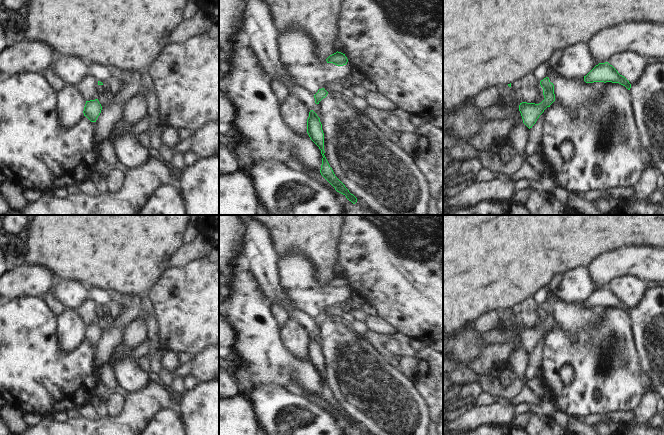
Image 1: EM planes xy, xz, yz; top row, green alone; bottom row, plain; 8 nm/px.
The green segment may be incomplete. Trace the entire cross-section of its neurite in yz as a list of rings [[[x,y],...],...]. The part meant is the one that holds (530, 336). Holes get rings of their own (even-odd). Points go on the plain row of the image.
[[[546,301],[540,305],[540,309],[543,312],[544,324],[539,327],[527,327],[522,326],[519,329],[519,335],[521,337],[523,347],[530,353],[536,347],[539,340],[544,336],[547,331],[555,325],[554,309]]]

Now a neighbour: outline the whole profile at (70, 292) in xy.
[[[61,279],[47,292],[53,293],[55,298],[63,303],[66,308],[72,309],[79,306],[90,296],[84,283],[75,279]]]

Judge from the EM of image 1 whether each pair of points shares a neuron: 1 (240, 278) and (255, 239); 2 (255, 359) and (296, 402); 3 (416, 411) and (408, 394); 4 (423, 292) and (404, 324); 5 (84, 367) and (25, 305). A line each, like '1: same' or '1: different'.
1: different
2: different
3: same
4: same
5: same

